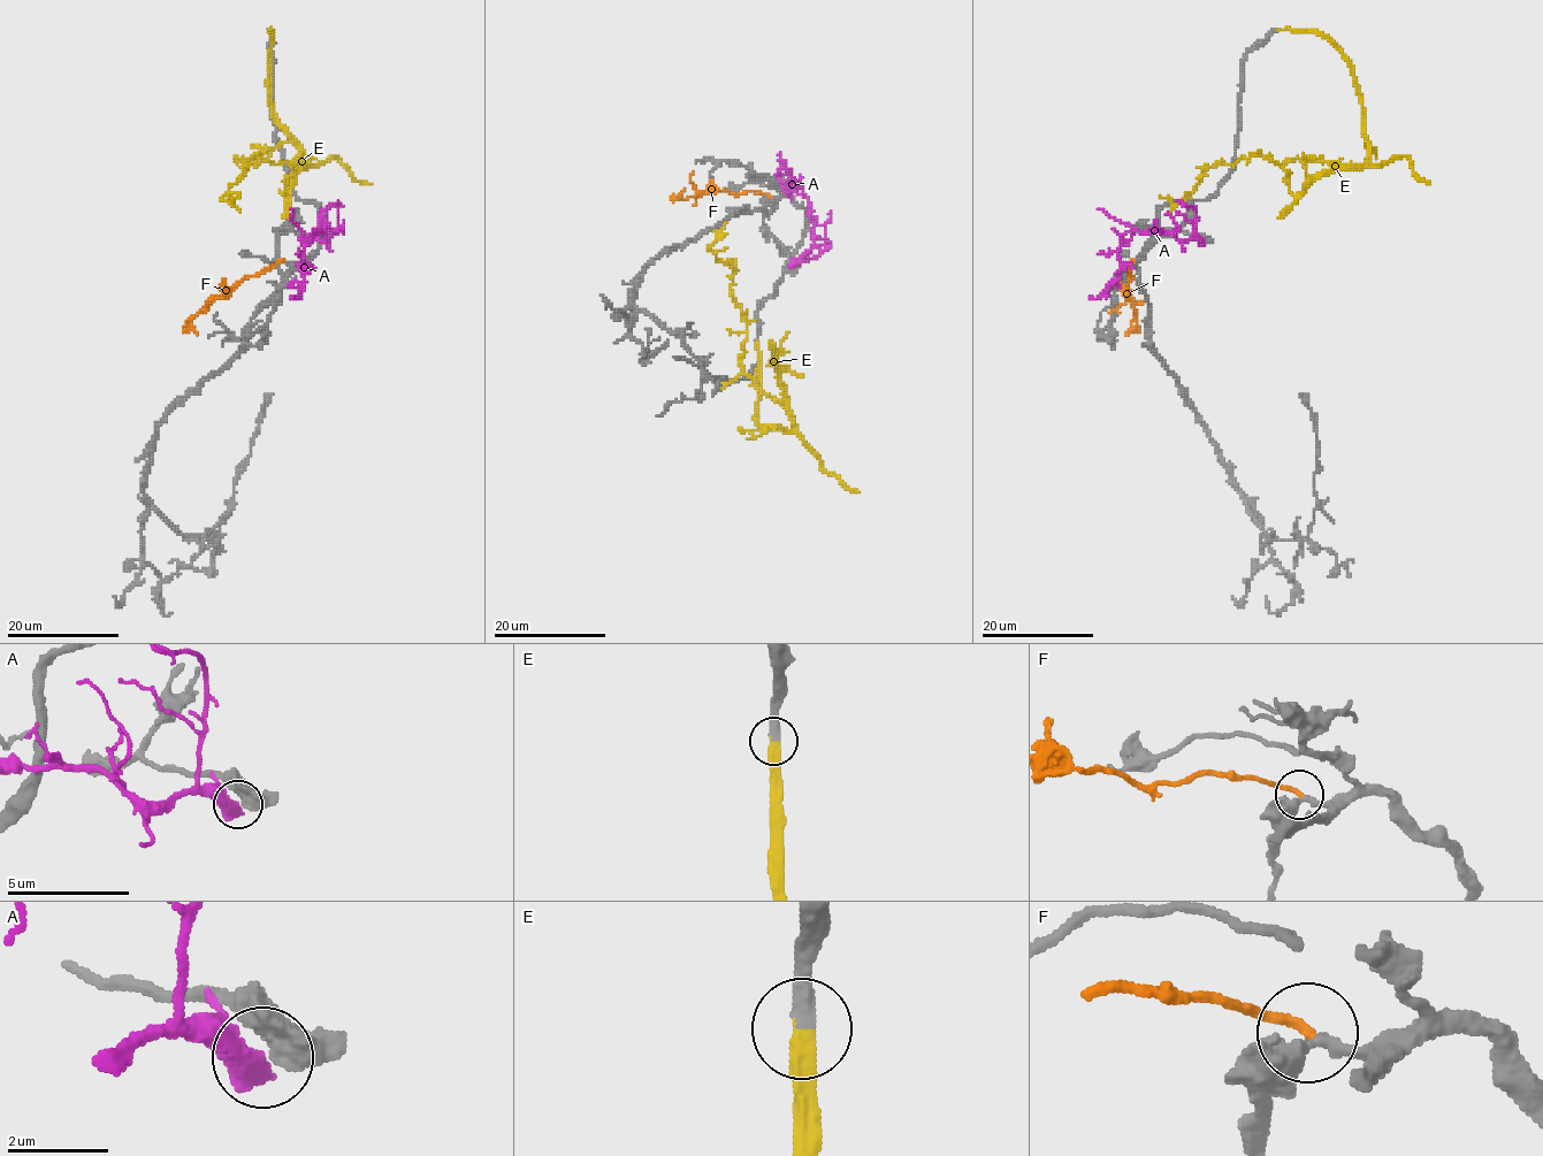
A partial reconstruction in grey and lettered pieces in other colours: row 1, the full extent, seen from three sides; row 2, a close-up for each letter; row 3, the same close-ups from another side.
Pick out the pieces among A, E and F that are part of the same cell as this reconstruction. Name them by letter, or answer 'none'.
E, F

